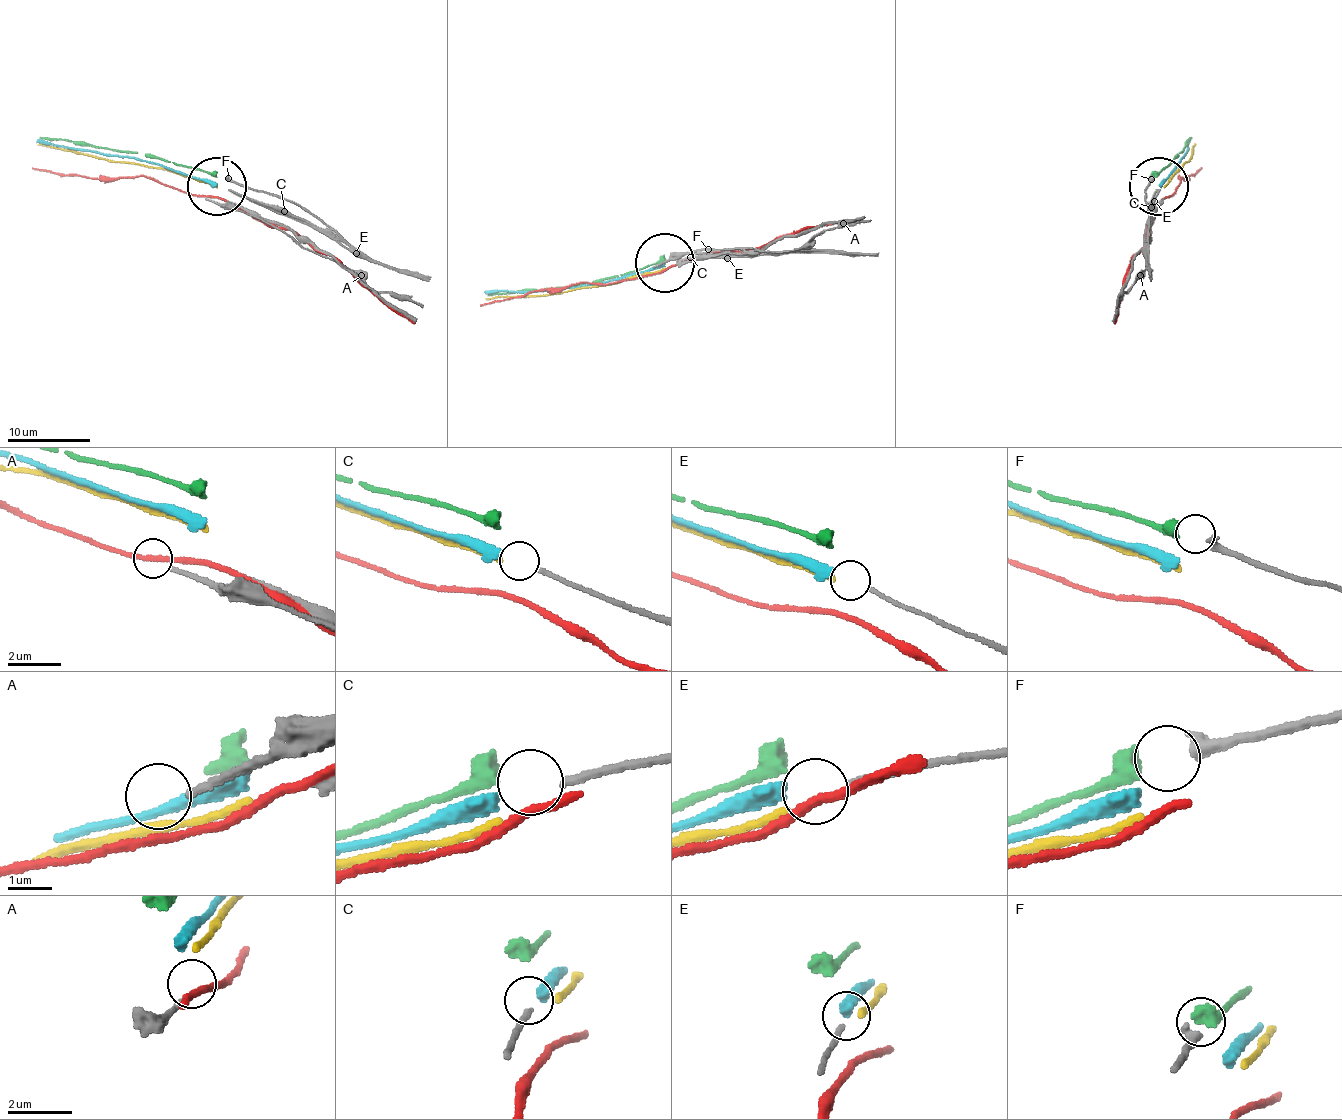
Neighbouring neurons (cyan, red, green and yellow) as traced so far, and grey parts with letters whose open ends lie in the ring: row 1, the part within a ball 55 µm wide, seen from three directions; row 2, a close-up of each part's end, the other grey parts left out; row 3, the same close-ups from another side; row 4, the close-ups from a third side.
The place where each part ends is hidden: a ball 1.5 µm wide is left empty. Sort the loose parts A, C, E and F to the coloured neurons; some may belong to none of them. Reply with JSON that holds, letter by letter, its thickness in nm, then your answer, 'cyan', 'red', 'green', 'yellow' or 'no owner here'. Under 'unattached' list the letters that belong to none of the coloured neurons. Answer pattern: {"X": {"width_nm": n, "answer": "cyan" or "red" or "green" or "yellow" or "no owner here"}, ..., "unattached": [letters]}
{"A": {"width_nm": 160, "answer": "no owner here"}, "C": {"width_nm": 150, "answer": "cyan"}, "E": {"width_nm": 130, "answer": "yellow"}, "F": {"width_nm": 280, "answer": "green"}, "unattached": ["A"]}

